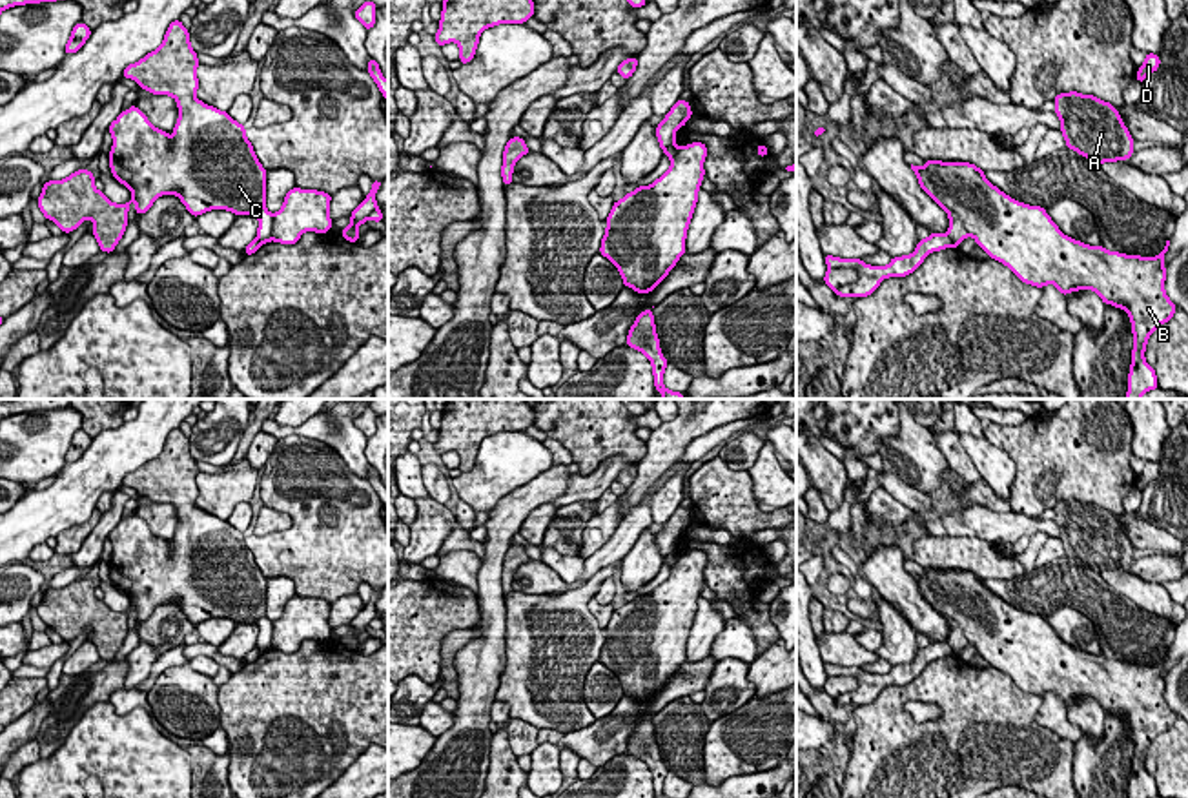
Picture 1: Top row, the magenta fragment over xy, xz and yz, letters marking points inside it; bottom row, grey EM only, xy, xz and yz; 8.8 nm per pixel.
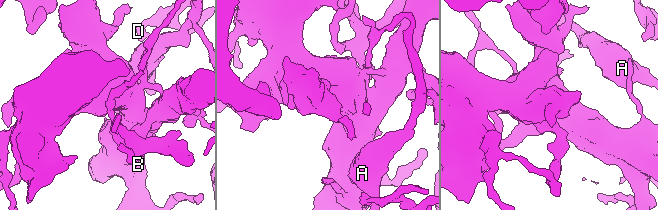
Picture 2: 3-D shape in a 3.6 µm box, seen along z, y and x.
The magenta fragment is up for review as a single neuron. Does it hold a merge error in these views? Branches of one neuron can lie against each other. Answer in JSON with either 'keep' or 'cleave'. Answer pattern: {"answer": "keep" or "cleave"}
{"answer": "cleave"}

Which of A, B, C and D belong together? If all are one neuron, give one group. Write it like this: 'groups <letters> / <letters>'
groups A / B C D

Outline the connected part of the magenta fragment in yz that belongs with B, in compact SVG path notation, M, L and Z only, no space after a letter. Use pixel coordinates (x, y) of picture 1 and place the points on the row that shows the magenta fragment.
M926 160L917 179L937 204L958 215L989 259L1008 266L1024 284L1055 284L1062 295L1093 290L1104 304L1124 310L1133 333L1126 399L1159 388L1144 352L1148 337L1177 310L1164 292L1162 261L1170 240L1157 257L1084 244L1064 235L1044 208L1011 199L969 162Z

